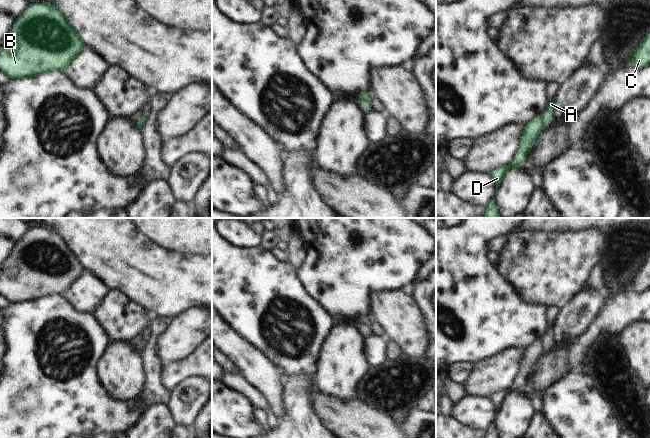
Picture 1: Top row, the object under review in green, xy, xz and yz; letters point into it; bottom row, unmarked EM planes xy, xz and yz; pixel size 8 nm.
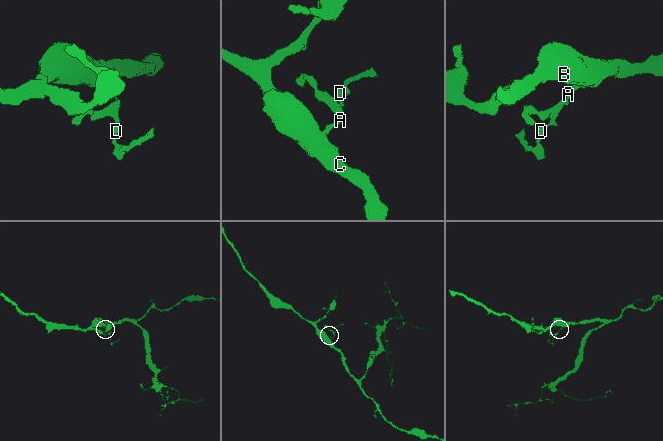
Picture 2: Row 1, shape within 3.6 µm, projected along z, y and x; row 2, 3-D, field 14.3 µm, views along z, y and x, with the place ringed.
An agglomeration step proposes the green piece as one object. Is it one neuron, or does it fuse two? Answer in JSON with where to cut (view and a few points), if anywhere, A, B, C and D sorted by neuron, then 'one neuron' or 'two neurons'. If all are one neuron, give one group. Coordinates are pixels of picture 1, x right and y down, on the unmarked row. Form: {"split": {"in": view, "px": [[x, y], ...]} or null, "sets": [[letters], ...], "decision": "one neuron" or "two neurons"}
{"split": {"in": "yz", "px": [[542, 341], [544, 348]]}, "sets": [["A", "B", "C"], ["D"]], "decision": "two neurons"}

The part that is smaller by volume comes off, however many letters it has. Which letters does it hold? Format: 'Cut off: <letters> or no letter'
Cut off: D

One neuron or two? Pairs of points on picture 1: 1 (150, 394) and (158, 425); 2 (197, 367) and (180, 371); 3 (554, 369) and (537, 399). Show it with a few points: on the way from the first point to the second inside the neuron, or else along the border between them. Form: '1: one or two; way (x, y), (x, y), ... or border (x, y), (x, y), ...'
1: two; border (167, 404), (153, 404), (148, 408)
2: one; way (193, 367), (184, 370)
3: two; border (544, 394), (536, 392), (530, 398)

